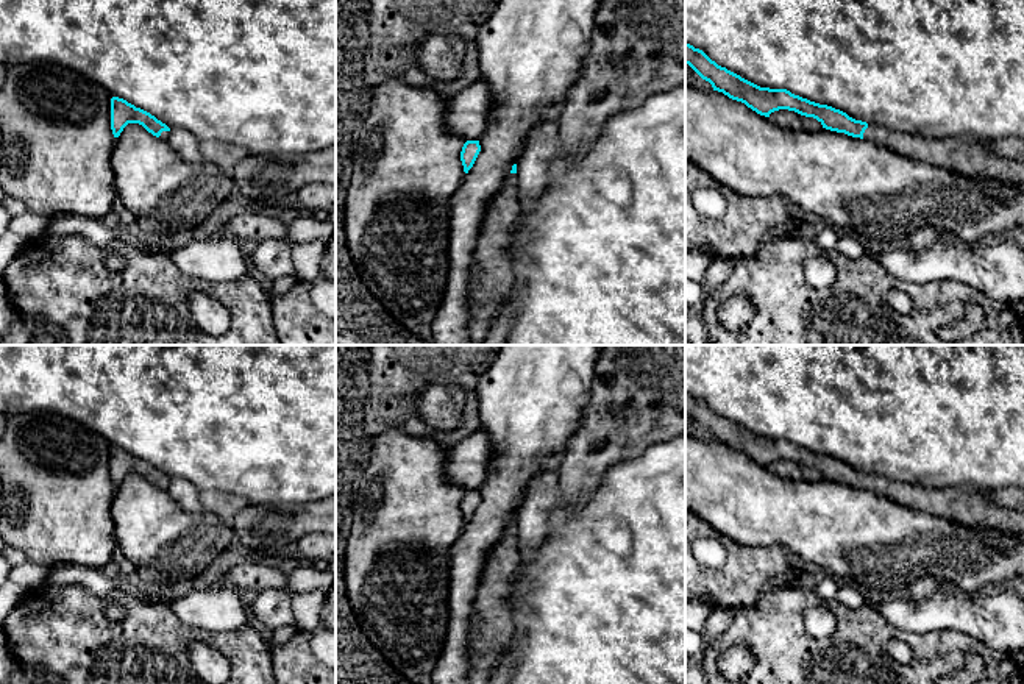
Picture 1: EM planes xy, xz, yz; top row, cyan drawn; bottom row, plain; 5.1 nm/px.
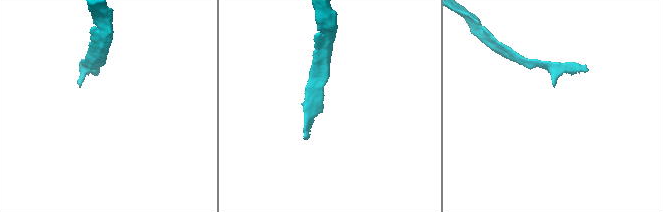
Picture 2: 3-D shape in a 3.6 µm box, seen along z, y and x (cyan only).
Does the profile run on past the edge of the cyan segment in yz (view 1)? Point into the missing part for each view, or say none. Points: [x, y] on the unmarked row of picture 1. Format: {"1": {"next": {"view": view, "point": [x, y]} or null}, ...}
{"1": {"next": {"view": "yz", "point": [965, 505]}}}

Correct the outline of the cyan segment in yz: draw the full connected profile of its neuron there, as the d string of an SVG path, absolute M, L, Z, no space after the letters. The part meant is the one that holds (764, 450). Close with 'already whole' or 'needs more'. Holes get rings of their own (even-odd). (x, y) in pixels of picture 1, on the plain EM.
M685 394L685 414L709 431L713 440L745 453L760 465L770 467L771 462L779 459L795 461L816 468L826 479L884 493L899 504L944 517L968 528L1024 536L1024 514L994 504L988 495L990 490L974 486L932 489L893 481L874 473L868 475L840 459L810 451L787 439L760 437L718 415L702 400L690 394Z | needs more

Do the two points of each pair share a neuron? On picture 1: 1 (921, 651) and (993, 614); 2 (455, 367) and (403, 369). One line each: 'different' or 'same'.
1: different
2: same

